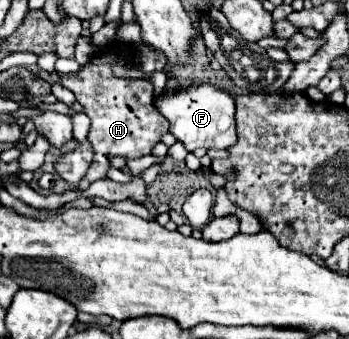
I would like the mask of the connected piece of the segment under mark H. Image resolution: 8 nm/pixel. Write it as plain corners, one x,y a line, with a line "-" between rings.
113,43
107,49
99,51
97,55
93,55
91,63
81,67
77,73
67,73
67,75
57,75
57,73
47,73
43,69
29,67
31,71
35,71
37,75
41,75
45,81
55,83
59,81
63,87
67,87
69,91
75,93
77,101
85,107
85,113
91,119
91,129
89,129
89,143
93,147
93,163
89,167
89,175
87,175
87,183
99,181
107,177
109,171
109,163
113,157
123,155
123,157
143,157
149,155
155,147
157,141
161,141
161,137
169,131
169,121
157,113
157,109
153,107
153,83
147,79
121,79
115,77
111,71
111,61
119,59
123,65
131,67
131,53
127,49
127,45
123,43

